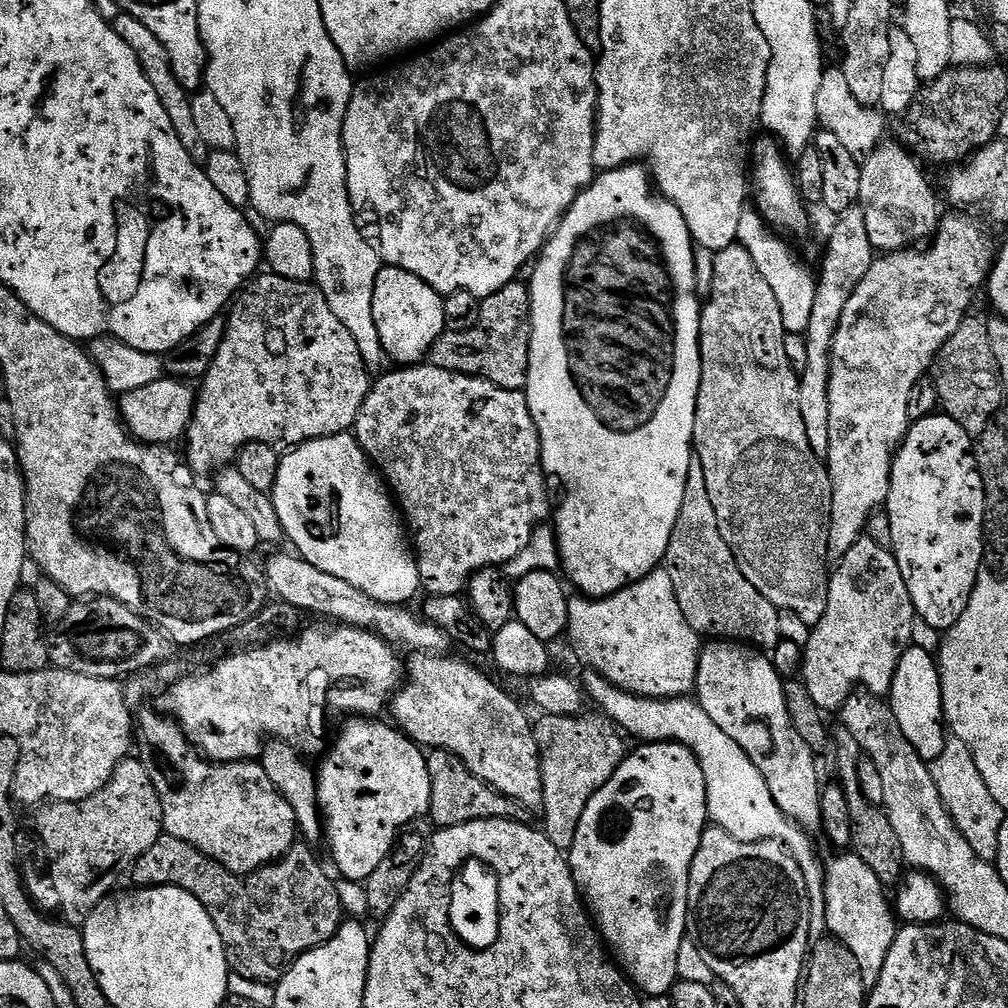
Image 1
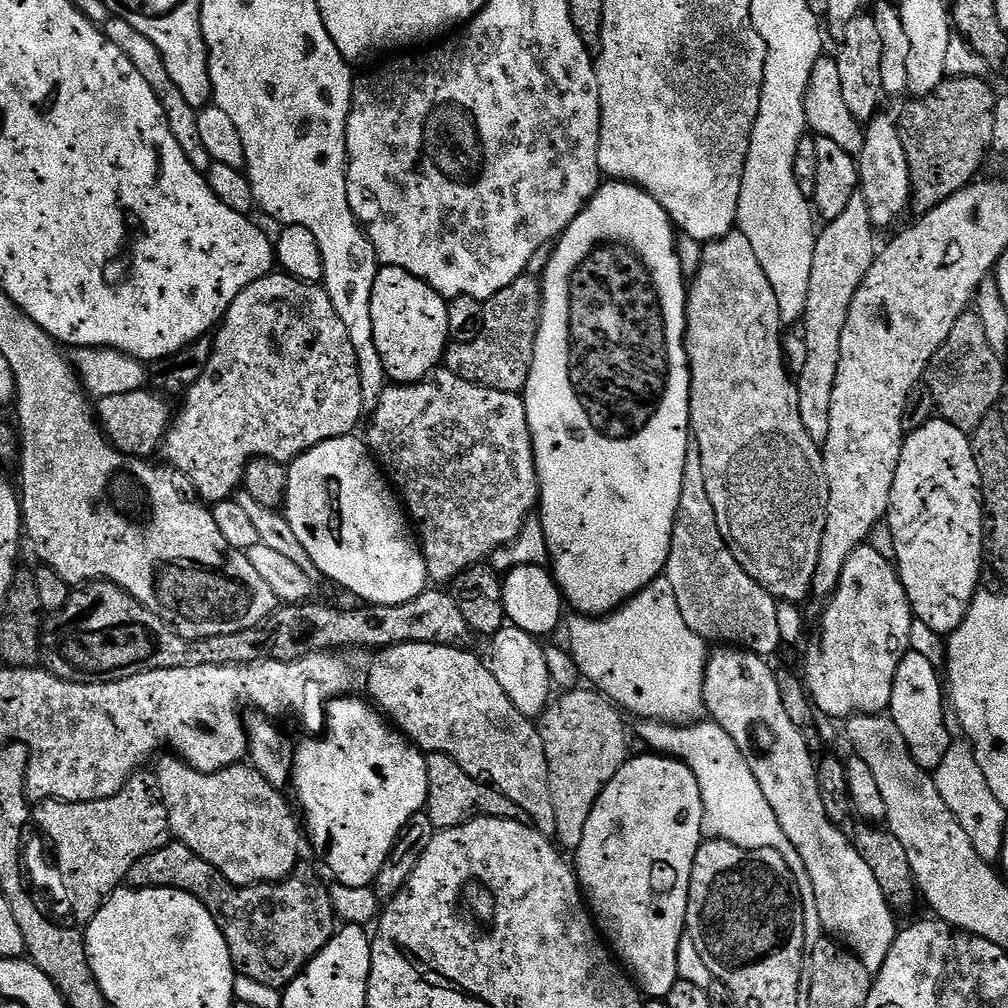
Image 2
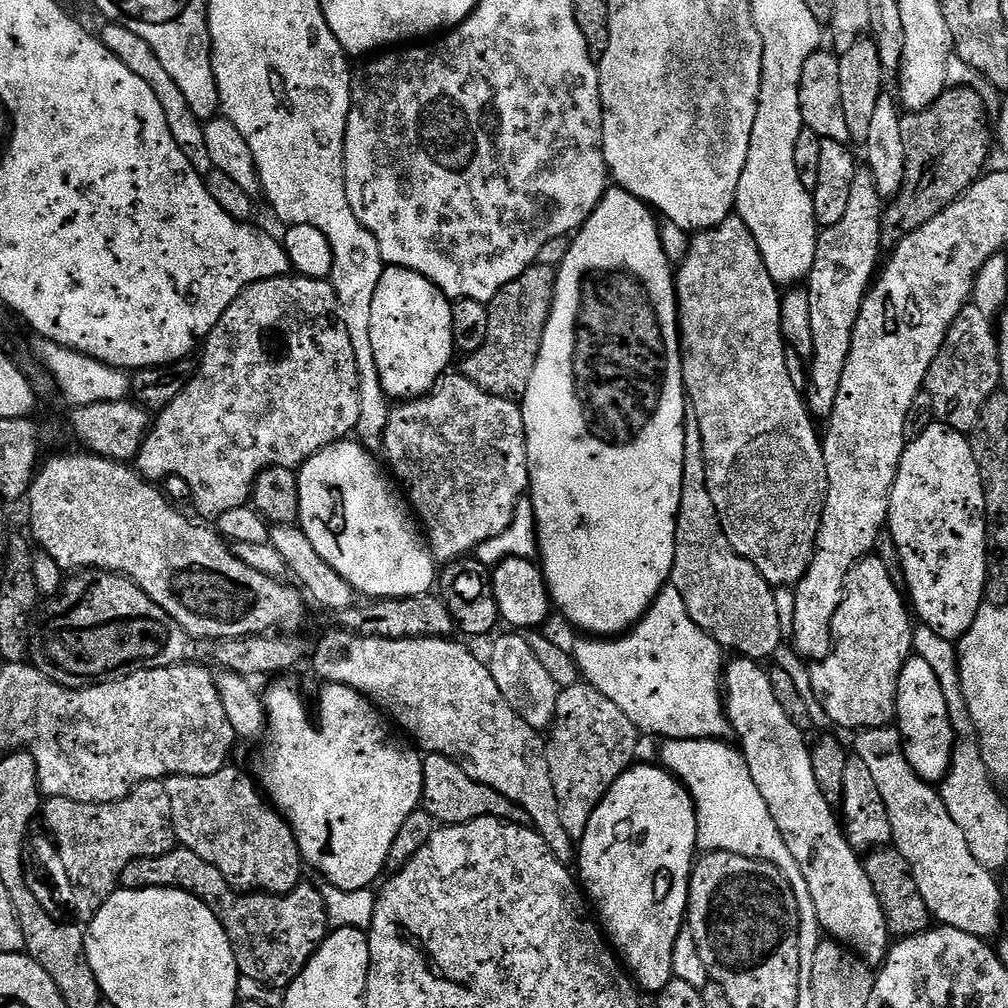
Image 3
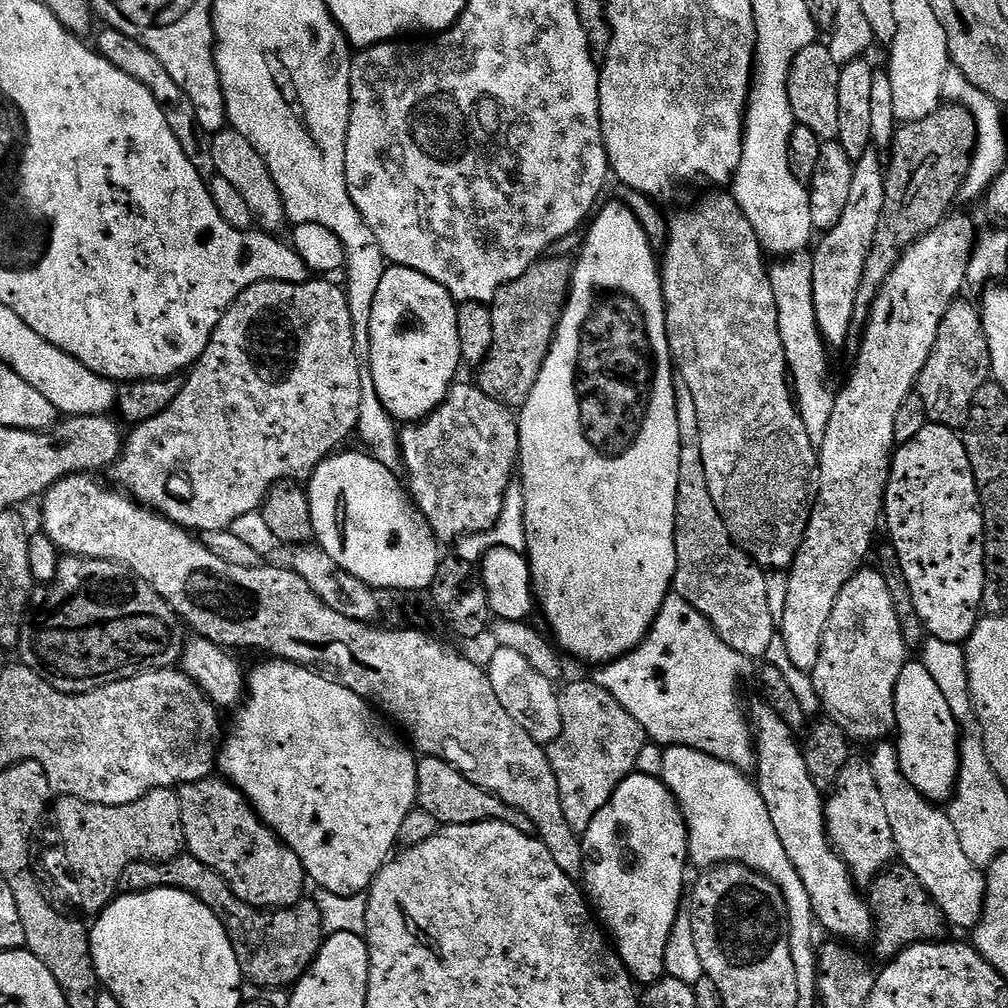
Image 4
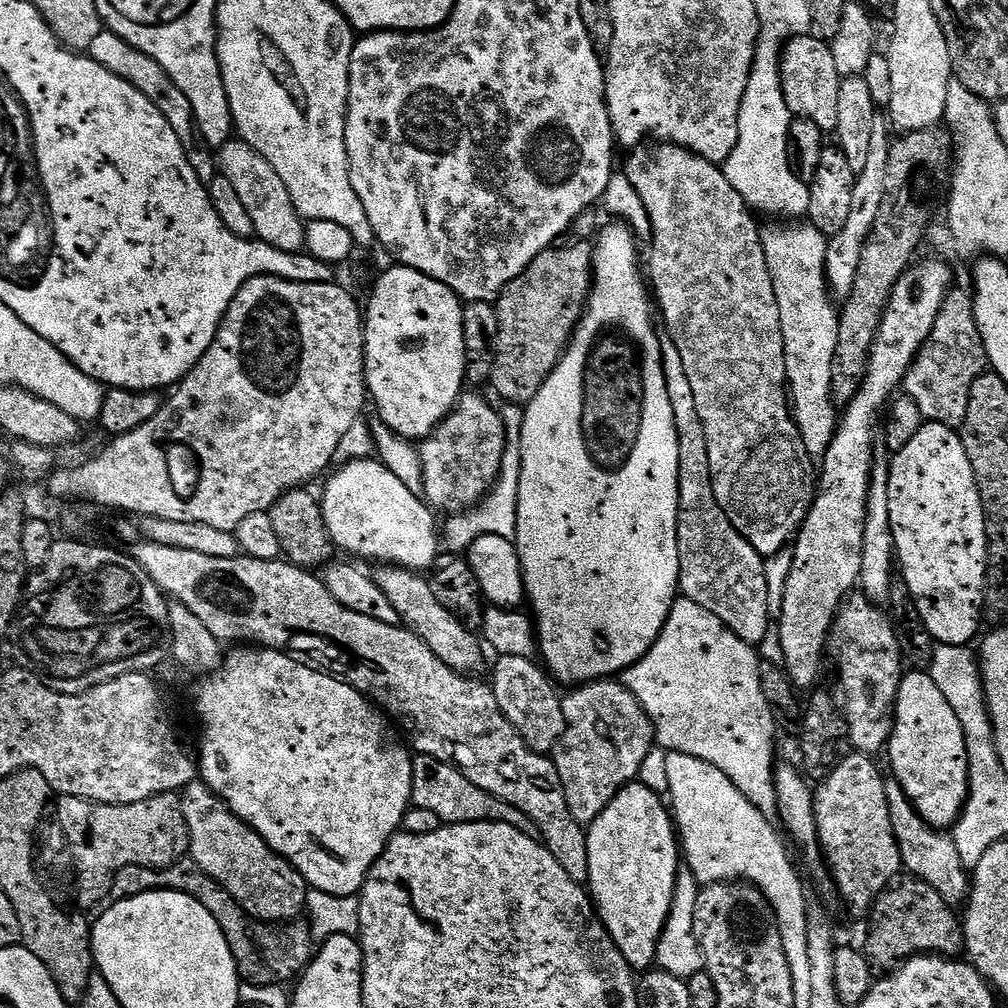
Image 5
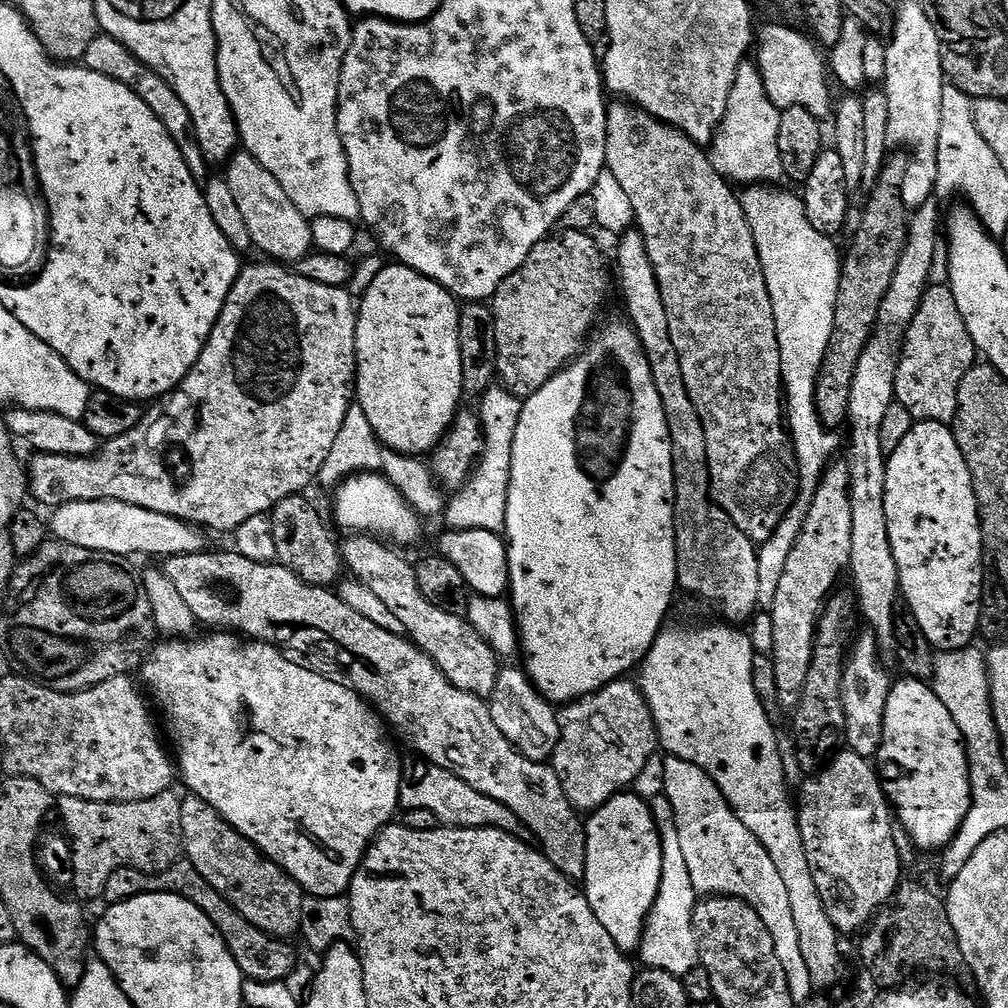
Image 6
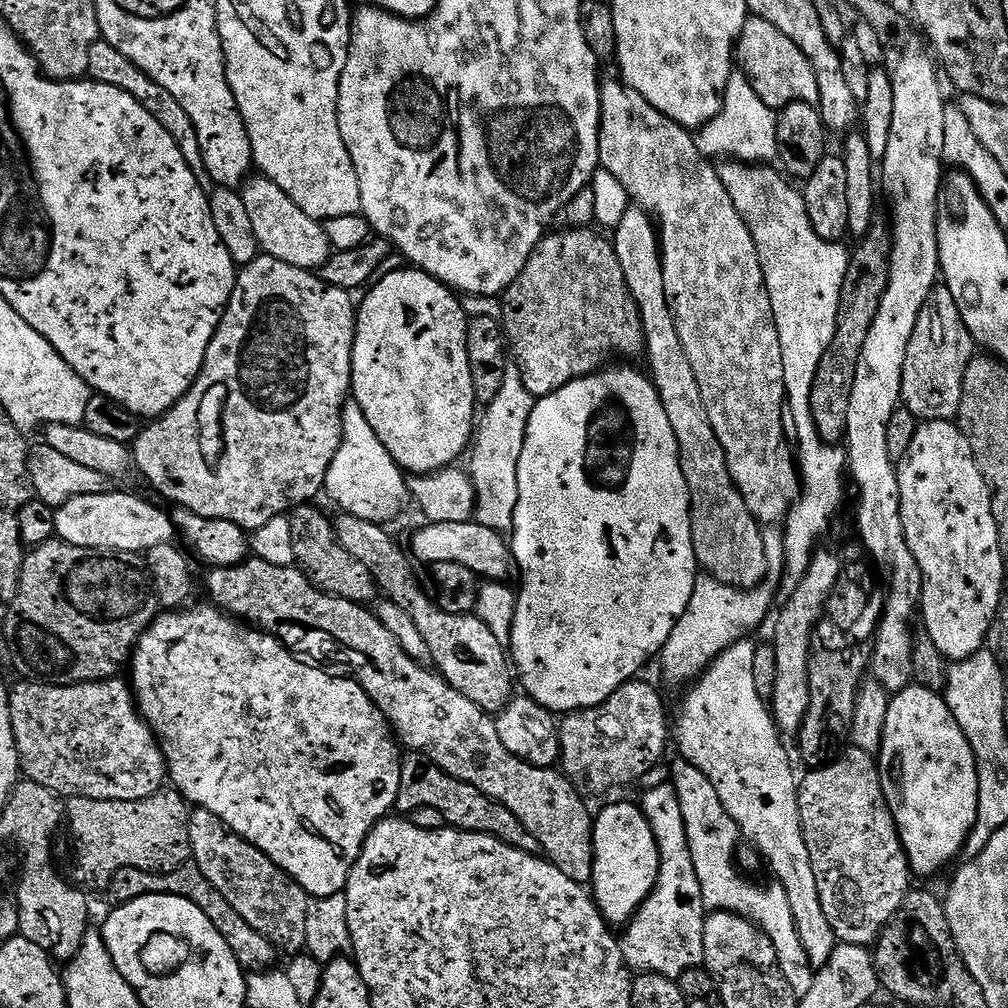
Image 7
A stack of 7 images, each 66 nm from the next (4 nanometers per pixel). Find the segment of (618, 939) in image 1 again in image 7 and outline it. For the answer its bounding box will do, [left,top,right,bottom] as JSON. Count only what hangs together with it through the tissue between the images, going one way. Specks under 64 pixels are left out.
[591,804,660,925]

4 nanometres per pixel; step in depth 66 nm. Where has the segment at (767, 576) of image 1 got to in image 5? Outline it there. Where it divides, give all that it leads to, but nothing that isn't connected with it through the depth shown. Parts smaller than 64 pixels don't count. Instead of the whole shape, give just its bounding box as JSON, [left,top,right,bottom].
[626,143,818,557]

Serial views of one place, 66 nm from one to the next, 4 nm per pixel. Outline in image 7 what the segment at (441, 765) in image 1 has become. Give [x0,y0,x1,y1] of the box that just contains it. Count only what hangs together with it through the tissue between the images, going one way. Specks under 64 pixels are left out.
[395,754,540,856]

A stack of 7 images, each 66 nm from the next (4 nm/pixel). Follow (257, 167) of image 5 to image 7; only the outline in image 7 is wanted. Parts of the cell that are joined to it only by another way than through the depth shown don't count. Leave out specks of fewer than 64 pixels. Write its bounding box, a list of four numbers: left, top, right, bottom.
[242,174,334,270]

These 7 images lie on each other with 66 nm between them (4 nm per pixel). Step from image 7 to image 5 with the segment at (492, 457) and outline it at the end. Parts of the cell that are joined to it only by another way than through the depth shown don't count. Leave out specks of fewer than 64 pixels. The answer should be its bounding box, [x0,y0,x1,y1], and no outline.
[442,406,524,554]

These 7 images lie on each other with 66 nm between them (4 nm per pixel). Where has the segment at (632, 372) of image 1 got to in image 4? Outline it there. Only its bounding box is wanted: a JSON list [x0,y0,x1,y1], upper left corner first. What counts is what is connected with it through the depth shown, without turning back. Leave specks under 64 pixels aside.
[518,202,680,666]

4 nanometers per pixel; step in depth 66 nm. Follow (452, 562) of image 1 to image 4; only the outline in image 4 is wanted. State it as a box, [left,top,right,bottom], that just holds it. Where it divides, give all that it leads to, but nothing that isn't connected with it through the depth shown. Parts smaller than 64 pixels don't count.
[399,382,520,542]

